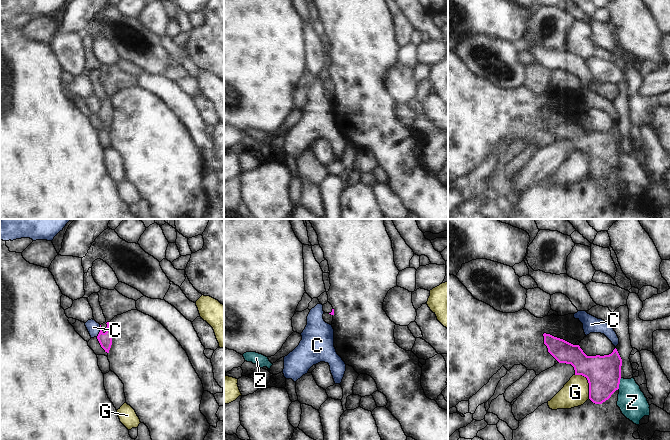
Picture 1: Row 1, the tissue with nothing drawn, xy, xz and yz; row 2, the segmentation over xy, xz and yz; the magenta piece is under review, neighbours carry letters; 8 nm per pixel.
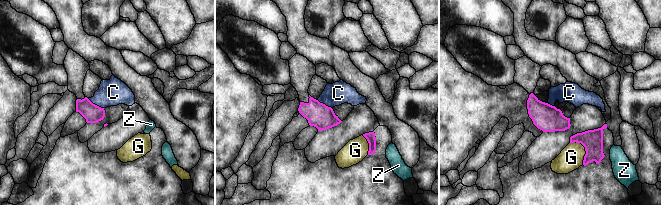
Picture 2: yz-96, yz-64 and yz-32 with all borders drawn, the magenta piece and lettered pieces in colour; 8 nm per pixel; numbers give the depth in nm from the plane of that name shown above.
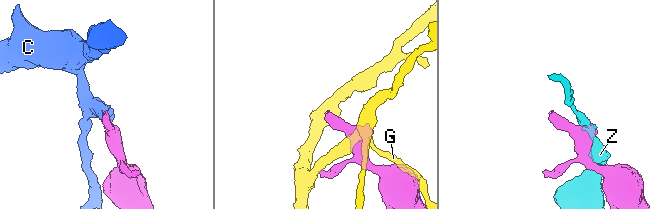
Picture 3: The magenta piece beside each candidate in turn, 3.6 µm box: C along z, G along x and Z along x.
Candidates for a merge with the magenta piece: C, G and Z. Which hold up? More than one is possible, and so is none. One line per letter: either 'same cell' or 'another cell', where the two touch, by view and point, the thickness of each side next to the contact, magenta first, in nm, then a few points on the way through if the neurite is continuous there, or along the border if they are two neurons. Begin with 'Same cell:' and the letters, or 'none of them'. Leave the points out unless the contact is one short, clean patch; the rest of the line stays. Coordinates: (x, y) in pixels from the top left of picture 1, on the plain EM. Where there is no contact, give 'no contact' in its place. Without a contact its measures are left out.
Same cell: none of them
C: another cell; contact xy (100, 107); calibres 110 and 100 nm; border xy (100, 101), (100, 107), (96, 112)
G: another cell; contact yz (588, 158); calibres 280 and 220 nm; border yz (575, 150), (581, 150), (586, 154), (589, 174)
Z: another cell; contact yz (618, 160); calibres 280 and 220 nm

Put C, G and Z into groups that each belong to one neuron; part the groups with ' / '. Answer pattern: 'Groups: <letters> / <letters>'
Groups: C / G / Z

